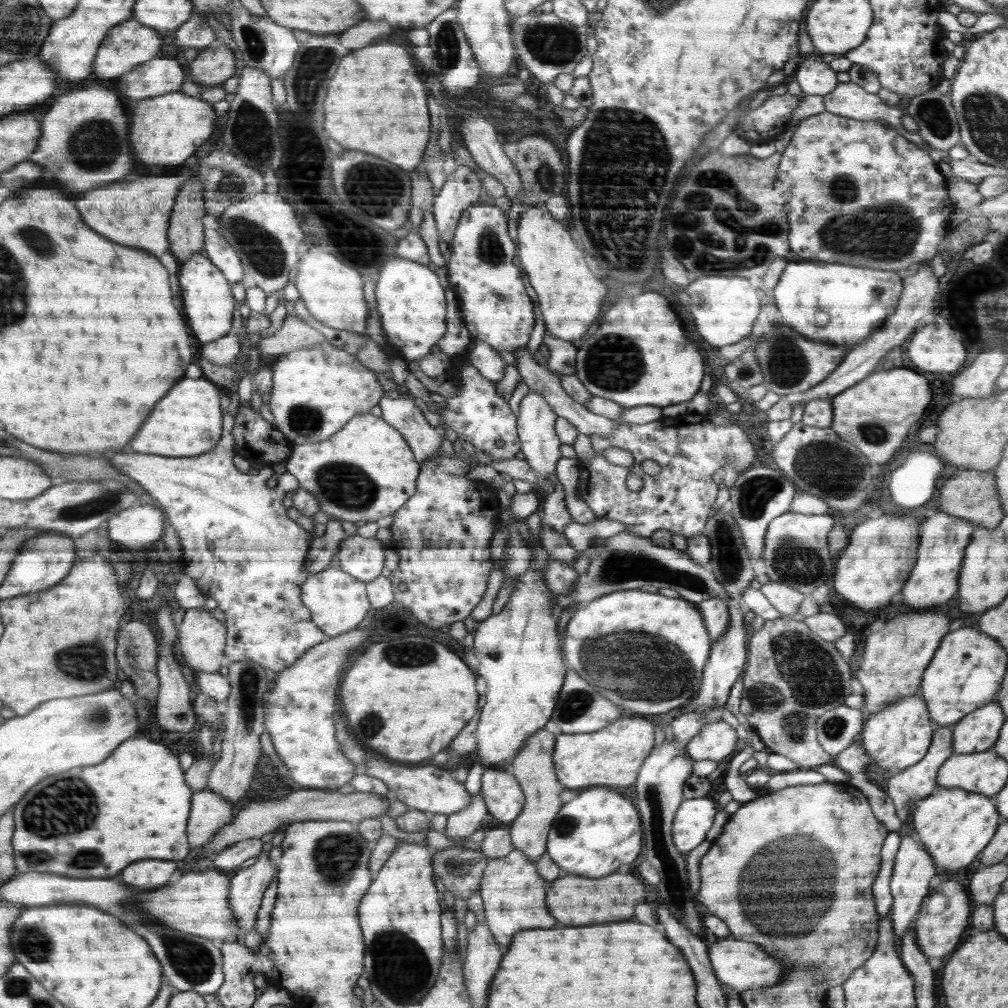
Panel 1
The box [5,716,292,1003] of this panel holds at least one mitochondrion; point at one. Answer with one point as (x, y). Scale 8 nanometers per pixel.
(65, 807)

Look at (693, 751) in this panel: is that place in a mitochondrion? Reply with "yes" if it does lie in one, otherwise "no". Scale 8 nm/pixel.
no

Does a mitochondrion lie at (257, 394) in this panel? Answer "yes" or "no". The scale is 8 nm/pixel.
no

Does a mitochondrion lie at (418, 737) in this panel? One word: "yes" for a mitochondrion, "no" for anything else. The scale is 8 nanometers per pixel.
no

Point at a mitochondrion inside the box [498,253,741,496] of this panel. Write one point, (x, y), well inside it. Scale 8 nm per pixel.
(612, 358)

